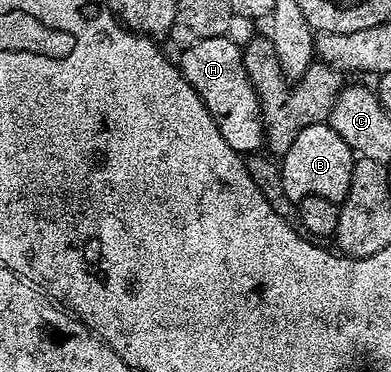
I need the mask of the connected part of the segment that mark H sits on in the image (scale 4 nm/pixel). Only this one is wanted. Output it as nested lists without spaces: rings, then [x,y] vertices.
[[[220,35],[207,41],[184,48],[180,52],[181,76],[189,82],[191,89],[199,93],[203,105],[211,113],[217,128],[223,133],[223,141],[231,149],[242,153],[257,153],[265,147],[265,124],[261,121],[261,103],[247,77],[243,65],[243,51],[232,43],[232,38]]]

